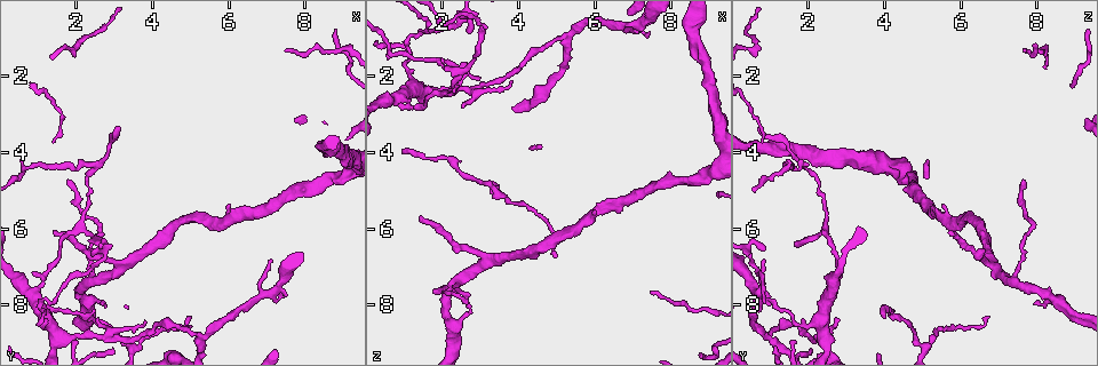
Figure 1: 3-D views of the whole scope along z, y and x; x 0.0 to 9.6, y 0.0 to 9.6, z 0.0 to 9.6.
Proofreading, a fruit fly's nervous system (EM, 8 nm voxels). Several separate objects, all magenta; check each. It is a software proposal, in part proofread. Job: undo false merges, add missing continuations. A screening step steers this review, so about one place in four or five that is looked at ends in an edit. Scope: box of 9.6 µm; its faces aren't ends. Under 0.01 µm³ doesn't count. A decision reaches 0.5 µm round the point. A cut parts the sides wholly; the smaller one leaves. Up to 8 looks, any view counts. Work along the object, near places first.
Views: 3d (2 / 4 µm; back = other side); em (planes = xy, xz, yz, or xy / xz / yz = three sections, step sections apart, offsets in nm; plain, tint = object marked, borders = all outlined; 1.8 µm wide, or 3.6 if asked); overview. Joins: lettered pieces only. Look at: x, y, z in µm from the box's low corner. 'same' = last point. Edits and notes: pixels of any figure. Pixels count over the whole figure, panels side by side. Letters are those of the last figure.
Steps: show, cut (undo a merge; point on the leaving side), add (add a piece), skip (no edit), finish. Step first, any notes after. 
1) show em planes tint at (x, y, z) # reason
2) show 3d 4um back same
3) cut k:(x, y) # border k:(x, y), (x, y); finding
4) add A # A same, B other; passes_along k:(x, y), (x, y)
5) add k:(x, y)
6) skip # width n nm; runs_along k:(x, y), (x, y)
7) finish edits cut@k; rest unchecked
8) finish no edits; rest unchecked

show em planes borders at (2.00, 6.05, 2.40) # three-way junction

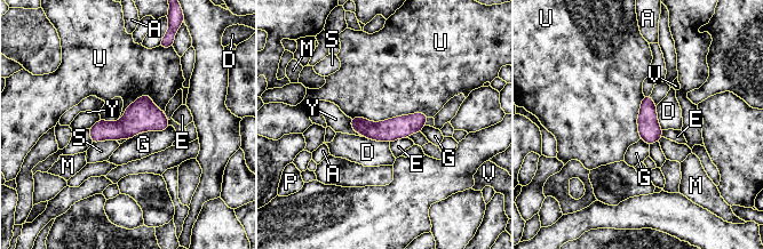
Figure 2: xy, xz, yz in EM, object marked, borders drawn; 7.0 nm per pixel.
skip # A other, D other, E other, G other, M other, P other, S other, U other, V other, Y other; continuous, no second cell

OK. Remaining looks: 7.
show 3d 4um at (3.10, 3.35, 0.75) # thin end

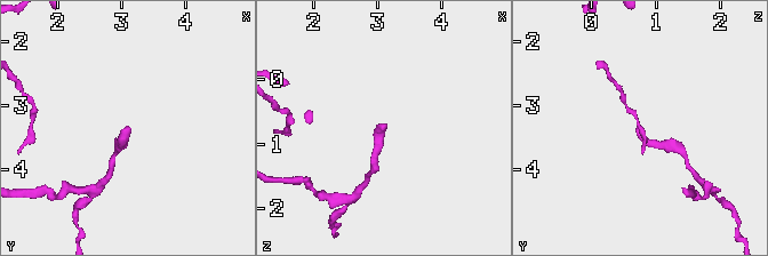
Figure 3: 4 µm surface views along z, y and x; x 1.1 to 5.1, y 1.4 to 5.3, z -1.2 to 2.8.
show em planes tint at (3.15, 3.30, 0.70)

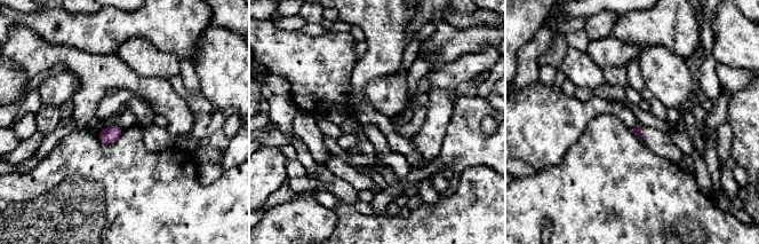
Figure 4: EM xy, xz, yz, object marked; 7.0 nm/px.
show em planes borders same

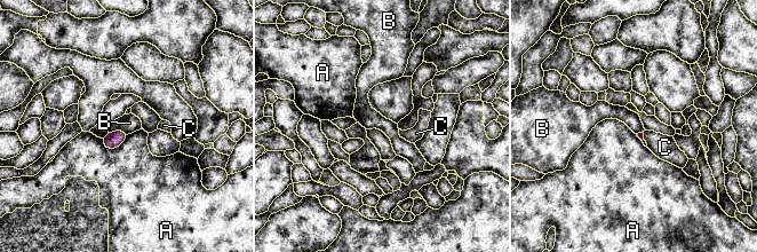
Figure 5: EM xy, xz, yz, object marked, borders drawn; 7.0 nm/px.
skip # A other, B other, C other; border 5:(109, 132), (124, 131), (127, 134); none of them fits

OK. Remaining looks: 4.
show 3d 4um at (2.70, 8.85, 2.40)

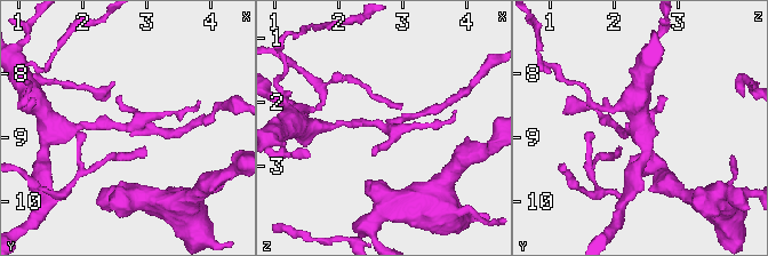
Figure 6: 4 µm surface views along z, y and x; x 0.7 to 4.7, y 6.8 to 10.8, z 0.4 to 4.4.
show em planes borders at (2.70, 8.85, 2.35)

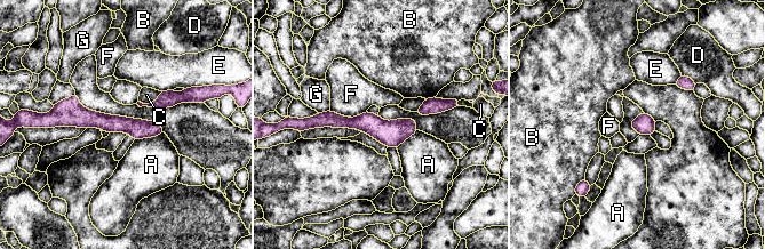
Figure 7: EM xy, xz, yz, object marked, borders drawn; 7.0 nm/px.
skip # width 140 nm; A other, B other, C other, D other, E other, F other, G other; border 7:(164, 133), (134, 141); all the same cell

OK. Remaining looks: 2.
finish no edits; rest unchecked

